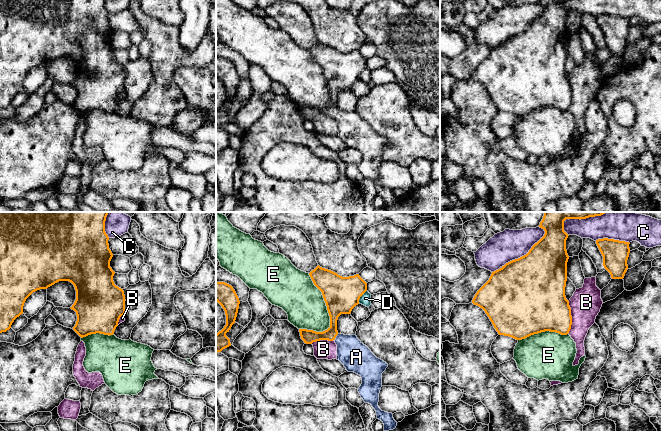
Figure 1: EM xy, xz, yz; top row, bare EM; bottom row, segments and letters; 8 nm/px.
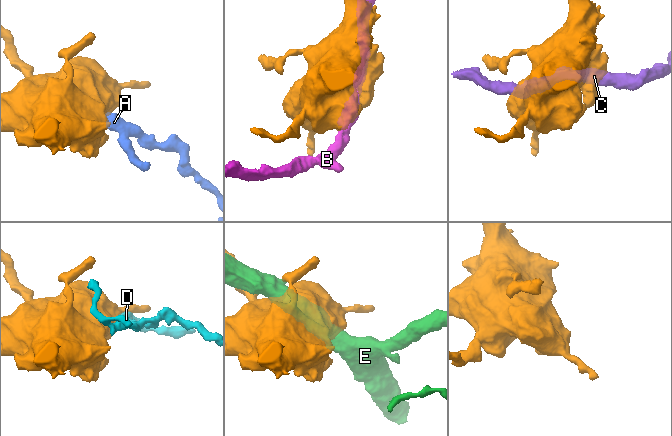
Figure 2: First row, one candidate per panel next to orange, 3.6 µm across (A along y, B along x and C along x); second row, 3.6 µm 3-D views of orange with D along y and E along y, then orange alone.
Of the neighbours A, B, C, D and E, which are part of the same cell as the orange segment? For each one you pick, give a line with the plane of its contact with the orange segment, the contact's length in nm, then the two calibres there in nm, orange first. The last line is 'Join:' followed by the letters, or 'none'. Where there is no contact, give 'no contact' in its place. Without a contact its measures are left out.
A: xz | 70 nm | 150/240 nm
Join: A

